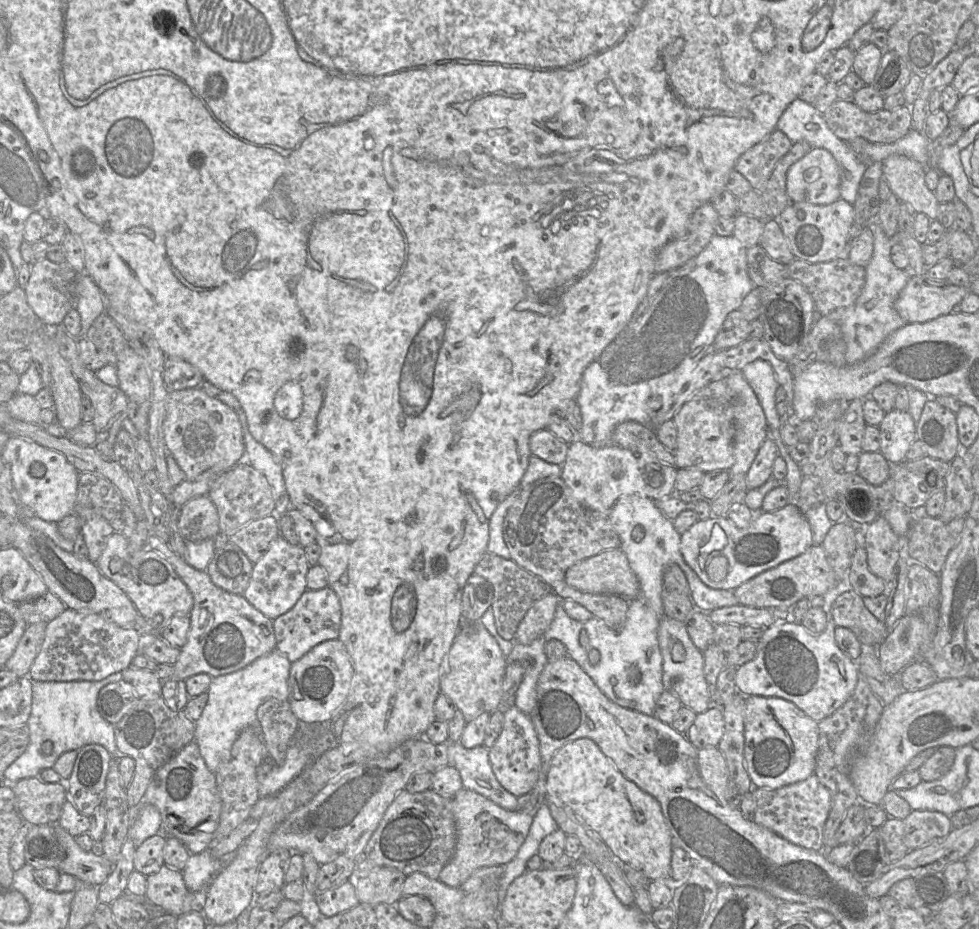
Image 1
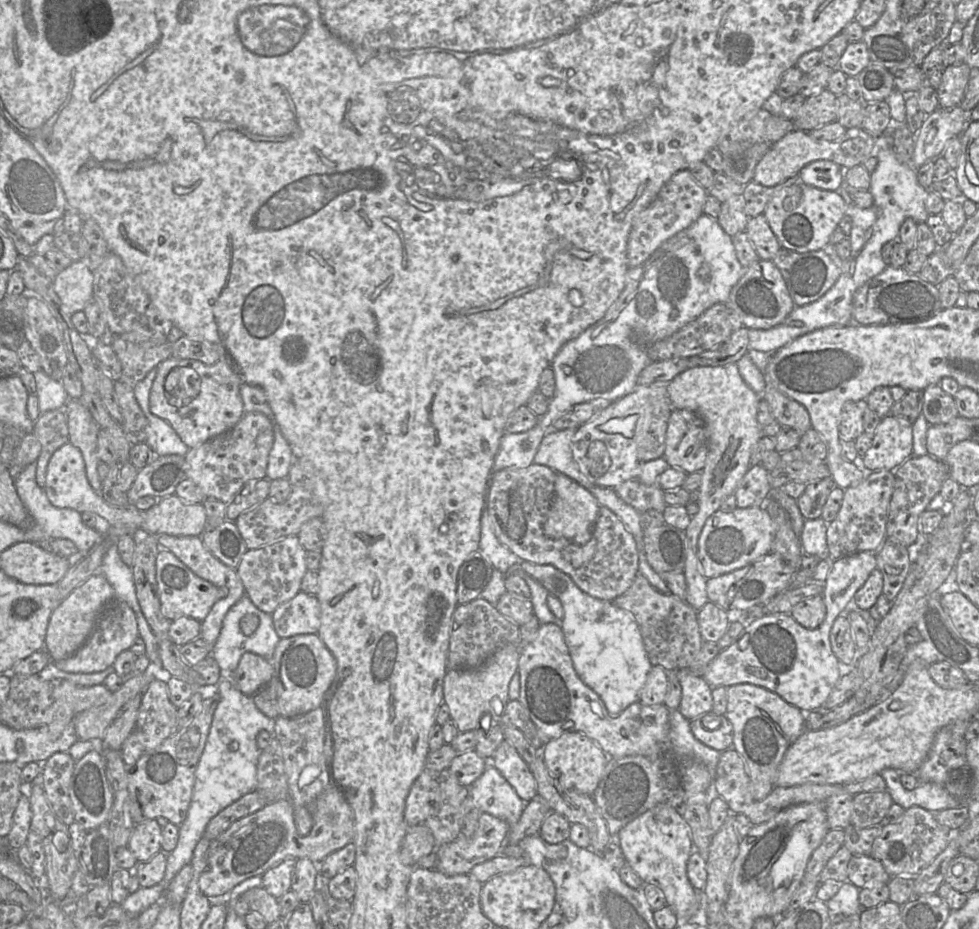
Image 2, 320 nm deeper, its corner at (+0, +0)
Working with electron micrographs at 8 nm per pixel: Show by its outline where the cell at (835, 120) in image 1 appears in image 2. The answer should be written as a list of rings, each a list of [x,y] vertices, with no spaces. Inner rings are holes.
[[[826,88],[819,94],[808,97],[795,119],[792,120],[794,129],[810,132],[837,121],[836,98],[837,96]]]

